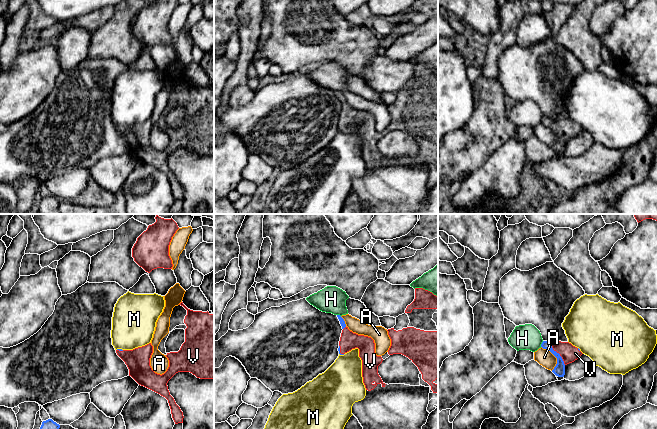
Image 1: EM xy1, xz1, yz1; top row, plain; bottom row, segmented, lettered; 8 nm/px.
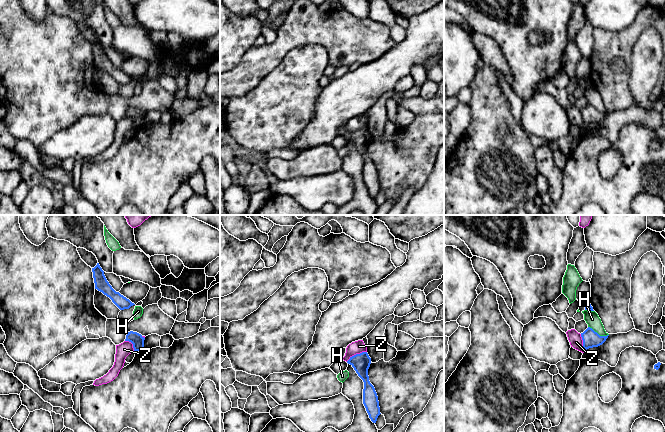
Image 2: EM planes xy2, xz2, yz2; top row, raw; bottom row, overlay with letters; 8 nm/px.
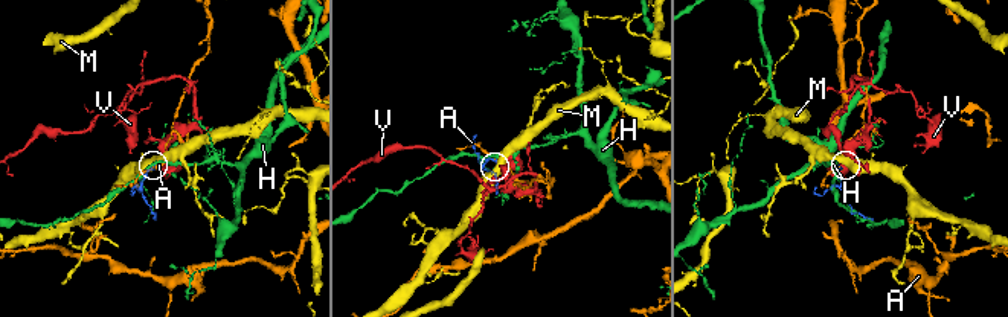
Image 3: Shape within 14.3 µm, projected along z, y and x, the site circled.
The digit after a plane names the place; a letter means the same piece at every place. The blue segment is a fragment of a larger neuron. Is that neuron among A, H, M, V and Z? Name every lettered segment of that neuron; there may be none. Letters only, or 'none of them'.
V

